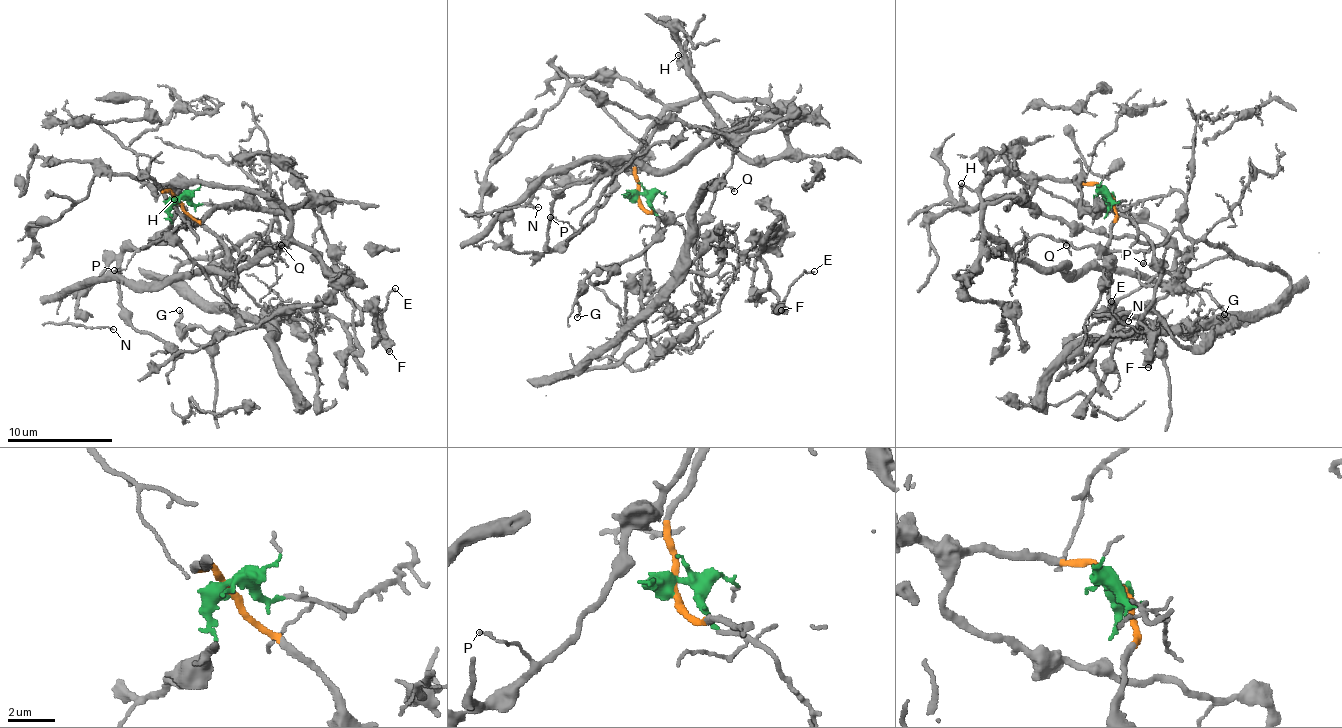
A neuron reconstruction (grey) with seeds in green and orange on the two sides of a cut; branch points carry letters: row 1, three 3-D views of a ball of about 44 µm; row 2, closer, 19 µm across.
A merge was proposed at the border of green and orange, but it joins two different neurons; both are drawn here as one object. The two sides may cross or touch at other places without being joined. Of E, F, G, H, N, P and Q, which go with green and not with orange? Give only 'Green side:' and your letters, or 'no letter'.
Green side: E, F, Q

